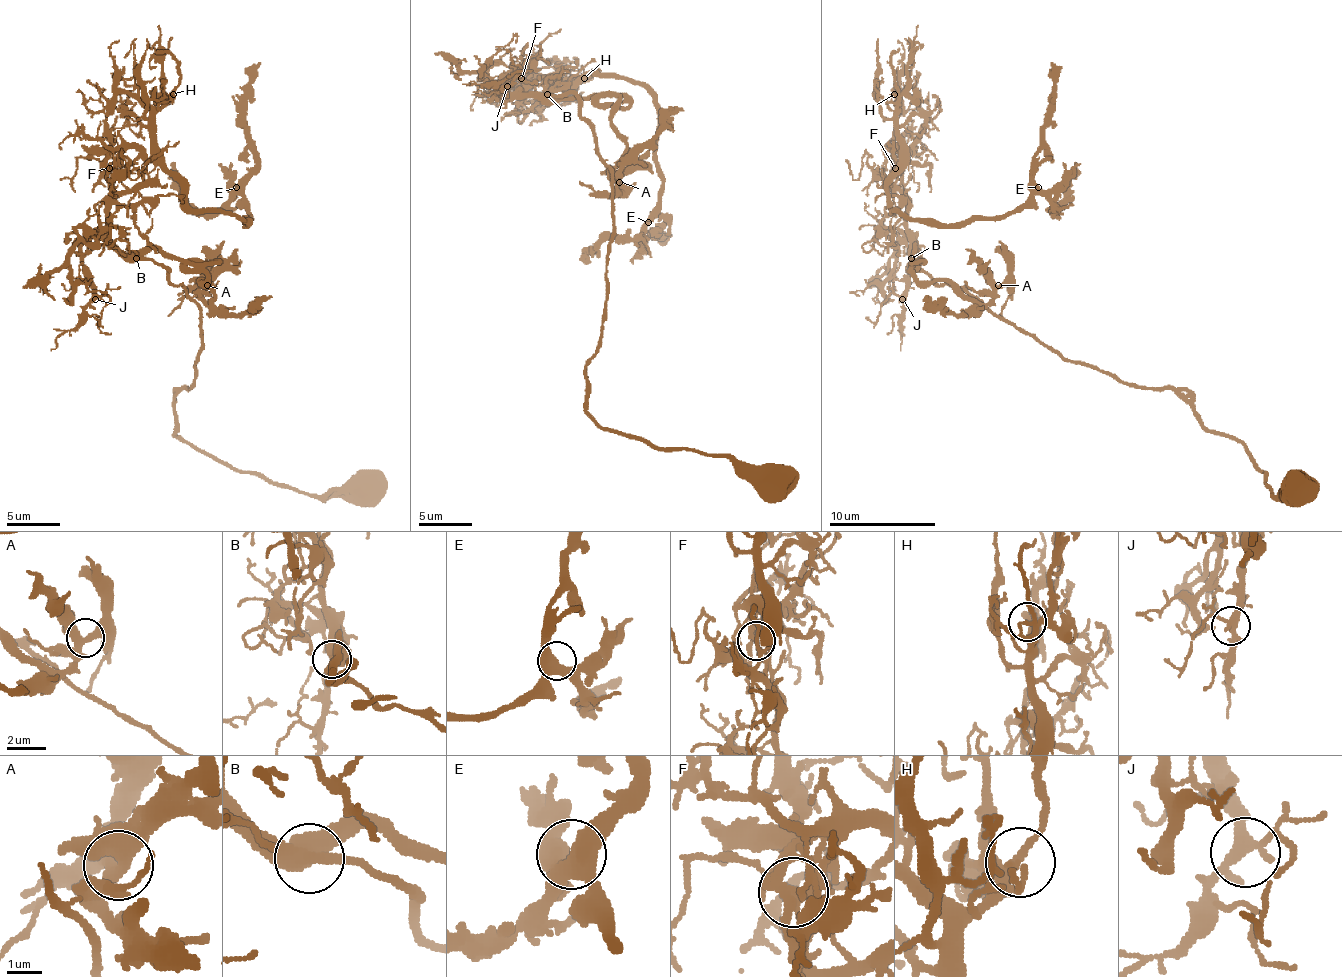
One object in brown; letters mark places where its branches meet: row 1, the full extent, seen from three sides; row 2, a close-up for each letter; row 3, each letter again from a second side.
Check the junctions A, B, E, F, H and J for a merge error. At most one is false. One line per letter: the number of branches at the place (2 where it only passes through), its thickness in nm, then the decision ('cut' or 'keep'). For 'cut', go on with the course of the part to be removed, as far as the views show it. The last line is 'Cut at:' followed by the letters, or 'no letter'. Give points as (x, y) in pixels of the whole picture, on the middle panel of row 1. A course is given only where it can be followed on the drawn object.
A: branches 3; calibre 360 nm; keep
B: branches 3; calibre 440 nm; keep
E: branches 3; calibre 400 nm; keep
F: branches 3; calibre 240 nm; cut; course (520, 78), (560, 88), (587, 72), (637, 80), (659, 115), (656, 214), (667, 219), (656, 232), (672, 235)
H: branches 3; calibre 190 nm; keep
J: branches 4; calibre 300 nm; keep
Cut at: F

